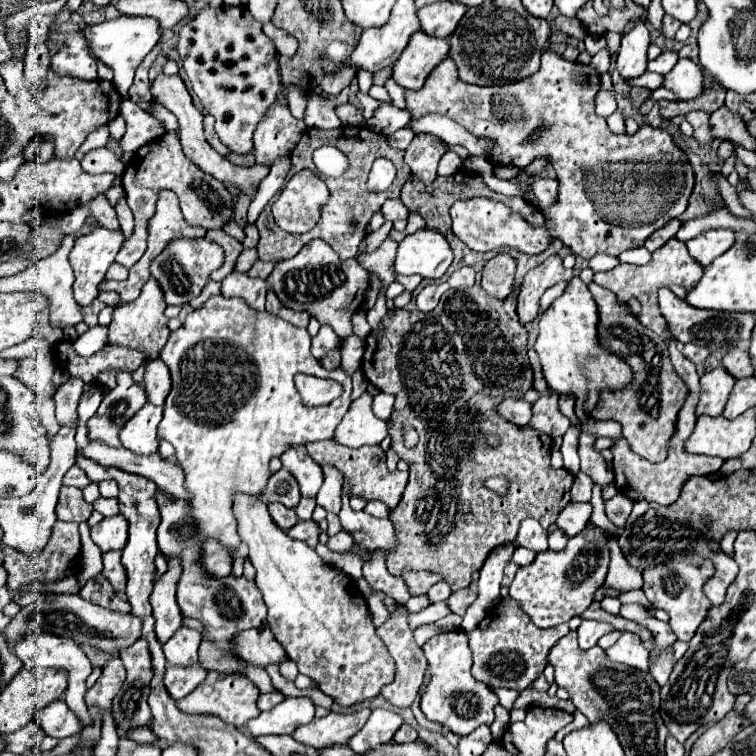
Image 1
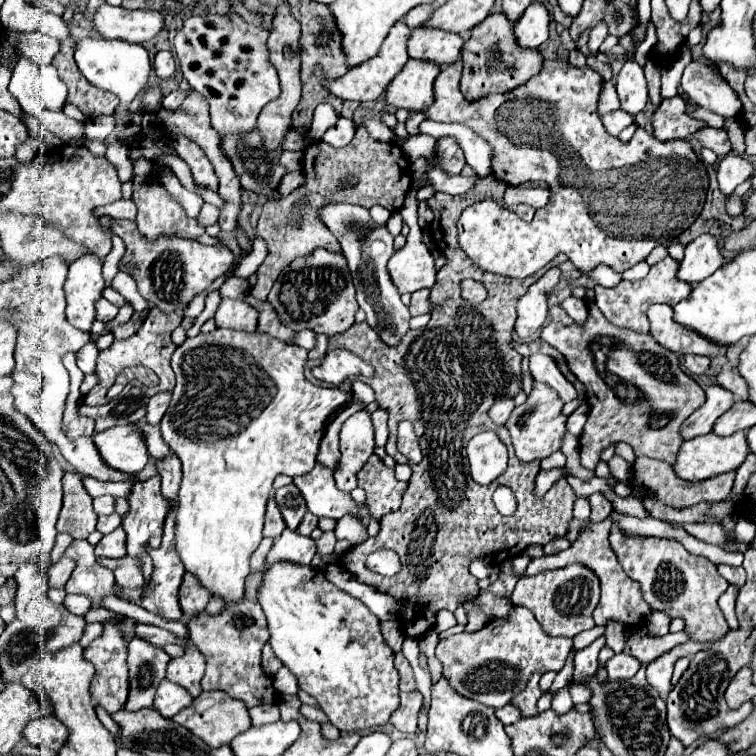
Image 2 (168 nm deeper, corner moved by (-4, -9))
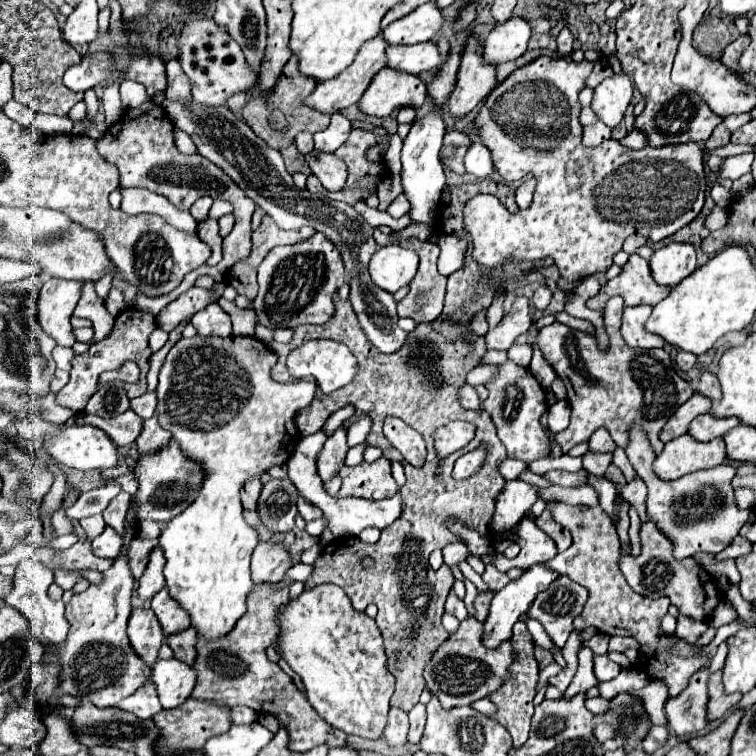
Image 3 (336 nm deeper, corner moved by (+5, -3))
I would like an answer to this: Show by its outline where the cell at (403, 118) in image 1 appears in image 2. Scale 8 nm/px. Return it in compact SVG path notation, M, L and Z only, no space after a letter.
M423 120L419 126L419 132L423 134L431 134L433 138L441 138L441 136L453 136L459 146L465 152L467 164L481 176L491 174L491 146L477 136L471 128L463 126L463 124L439 124L433 120Z

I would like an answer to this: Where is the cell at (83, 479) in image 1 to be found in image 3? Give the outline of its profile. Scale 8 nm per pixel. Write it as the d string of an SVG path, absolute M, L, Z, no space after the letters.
M132 472L128 476L126 474L120 476L116 482L120 482L122 484L122 490L128 492L128 494L136 494L136 490L138 490L138 480L136 480L136 476Z

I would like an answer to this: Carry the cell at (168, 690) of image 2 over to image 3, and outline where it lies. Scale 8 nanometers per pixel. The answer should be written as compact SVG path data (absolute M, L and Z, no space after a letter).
M152 682L142 686L142 690L134 692L130 698L124 698L122 702L118 702L118 708L138 716L140 720L148 720L148 718L152 718L154 714L158 714L162 710Z

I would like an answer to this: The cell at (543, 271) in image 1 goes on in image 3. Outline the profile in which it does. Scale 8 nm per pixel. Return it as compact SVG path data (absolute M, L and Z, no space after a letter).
M520 296L520 298L514 302L512 310L500 320L500 324L498 324L496 328L488 330L488 334L484 336L486 348L488 348L488 350L508 350L520 334L528 332L528 328L530 328L530 318L532 318L532 316L530 316L528 298Z

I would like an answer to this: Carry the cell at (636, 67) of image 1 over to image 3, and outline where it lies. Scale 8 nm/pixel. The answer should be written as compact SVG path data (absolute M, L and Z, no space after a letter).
M614 74L594 88L590 108L600 122L604 122L608 128L616 128L622 122L624 112L632 100L632 90L634 86L626 74Z

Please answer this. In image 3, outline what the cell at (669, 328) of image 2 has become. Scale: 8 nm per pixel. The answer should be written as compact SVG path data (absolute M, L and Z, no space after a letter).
M632 306L622 312L622 336L630 348L662 348L664 342L656 334L644 330L652 306Z

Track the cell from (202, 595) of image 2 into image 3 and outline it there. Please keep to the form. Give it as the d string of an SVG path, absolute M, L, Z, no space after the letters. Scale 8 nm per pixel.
M166 588L160 590L152 598L152 610L156 612L156 616L162 624L164 636L178 634L190 626L190 618L186 618L186 612L178 606L178 602L174 602L174 598L170 598L170 594L166 594Z

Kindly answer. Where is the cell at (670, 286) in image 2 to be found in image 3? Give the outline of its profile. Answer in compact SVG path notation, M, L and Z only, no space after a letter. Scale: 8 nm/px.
M632 254L630 260L626 262L624 270L620 276L608 280L600 292L592 298L588 298L586 306L594 310L604 310L604 304L612 296L622 296L624 306L638 306L638 304L658 304L662 298L666 298L670 288L658 286L650 278L650 268L644 258L638 254Z

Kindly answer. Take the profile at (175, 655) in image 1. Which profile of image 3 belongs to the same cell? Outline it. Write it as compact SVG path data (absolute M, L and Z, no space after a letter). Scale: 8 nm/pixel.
M176 658L158 660L152 670L152 682L156 684L158 698L164 710L178 708L194 690L196 672Z

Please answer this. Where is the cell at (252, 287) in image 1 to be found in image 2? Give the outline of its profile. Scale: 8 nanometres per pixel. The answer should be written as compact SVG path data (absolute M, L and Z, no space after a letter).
M223 298L215 312L215 322L217 326L223 326L223 328L253 332L259 322L259 312L245 300Z

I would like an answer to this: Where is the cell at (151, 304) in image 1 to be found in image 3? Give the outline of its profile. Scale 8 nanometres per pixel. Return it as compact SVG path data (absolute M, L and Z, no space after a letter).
M128 308L126 312L122 312L120 316L116 316L116 322L114 322L114 328L110 332L108 338L104 338L102 342L98 344L92 344L88 348L88 352L76 356L72 360L72 370L70 370L70 380L68 384L56 394L56 402L64 408L70 408L76 416L84 412L90 396L99 390L100 388L100 374L102 372L108 372L108 370L116 370L120 366L124 366L124 362L132 360L138 364L140 368L140 378L138 382L134 384L124 384L124 390L128 394L128 398L136 398L136 396L142 396L146 392L146 372L148 372L148 360L152 356L150 352L150 346L148 346L148 336L152 334L152 330L156 328L156 322L154 322L154 316L152 314L146 314L146 312L140 312L136 308Z

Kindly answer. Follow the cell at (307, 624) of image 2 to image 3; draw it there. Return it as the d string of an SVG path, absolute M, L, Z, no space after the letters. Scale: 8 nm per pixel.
M334 584L304 590L280 616L278 648L288 666L302 678L306 698L330 726L368 740L378 740L388 724L394 678L386 670L382 636L372 618L356 612L346 592Z

